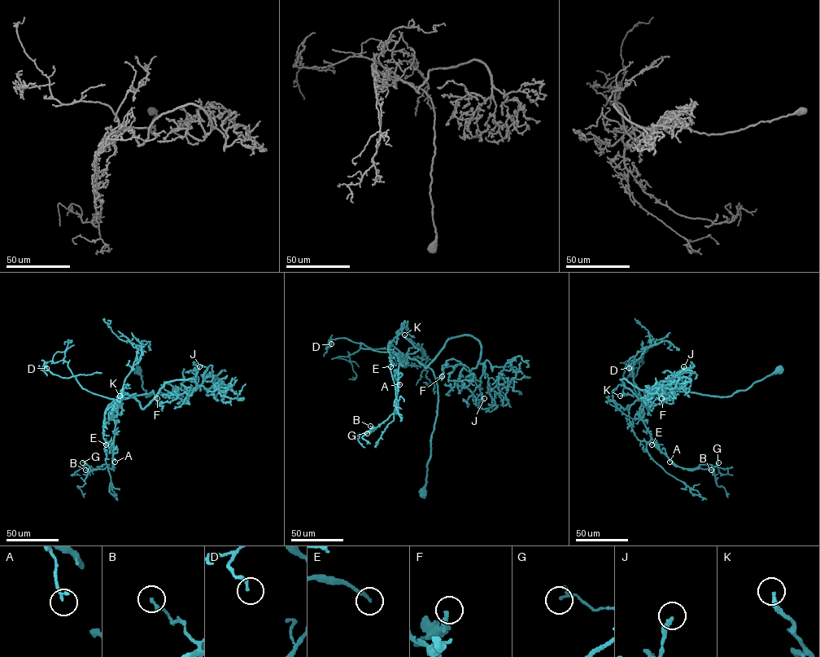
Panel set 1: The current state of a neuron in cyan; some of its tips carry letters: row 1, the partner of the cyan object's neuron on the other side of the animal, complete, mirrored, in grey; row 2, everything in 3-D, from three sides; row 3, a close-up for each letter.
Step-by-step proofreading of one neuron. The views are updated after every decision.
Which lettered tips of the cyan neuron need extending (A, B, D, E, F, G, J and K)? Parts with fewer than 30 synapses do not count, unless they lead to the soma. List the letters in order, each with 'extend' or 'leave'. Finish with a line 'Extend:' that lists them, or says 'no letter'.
A: leave
B: leave
D: leave
E: leave
F: leave
G: leave
J: leave
K: leave
Extend: no letter

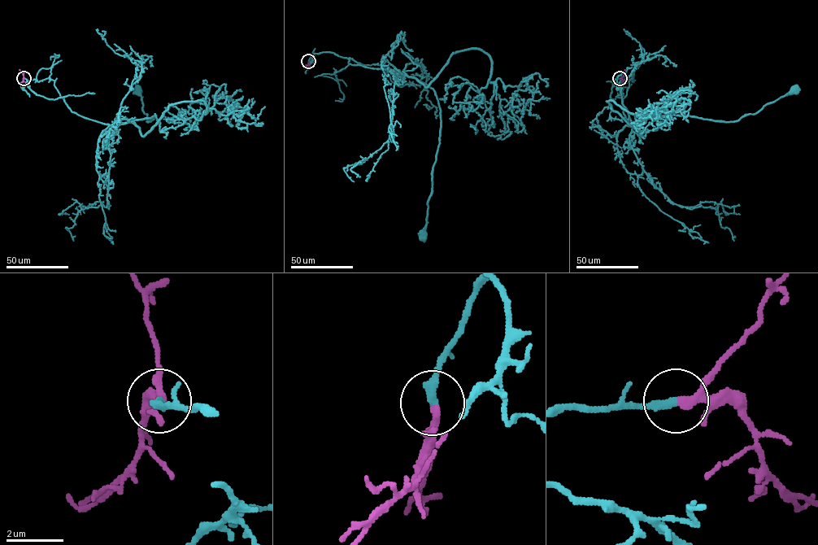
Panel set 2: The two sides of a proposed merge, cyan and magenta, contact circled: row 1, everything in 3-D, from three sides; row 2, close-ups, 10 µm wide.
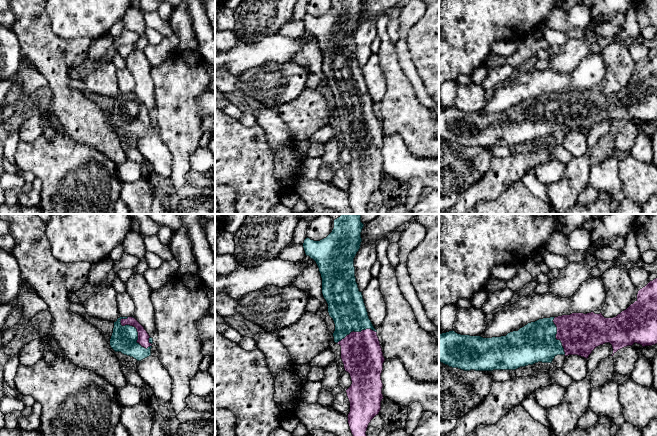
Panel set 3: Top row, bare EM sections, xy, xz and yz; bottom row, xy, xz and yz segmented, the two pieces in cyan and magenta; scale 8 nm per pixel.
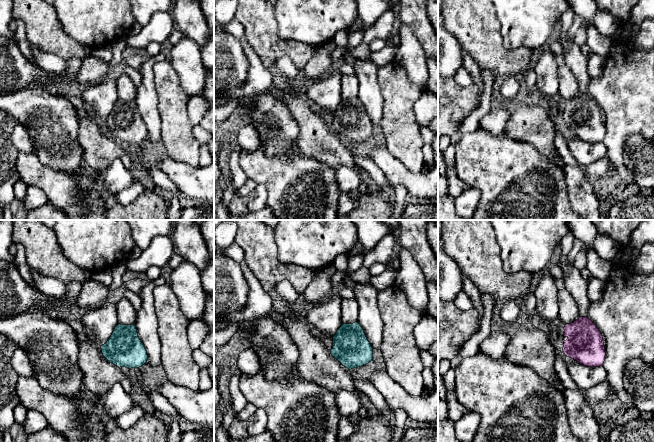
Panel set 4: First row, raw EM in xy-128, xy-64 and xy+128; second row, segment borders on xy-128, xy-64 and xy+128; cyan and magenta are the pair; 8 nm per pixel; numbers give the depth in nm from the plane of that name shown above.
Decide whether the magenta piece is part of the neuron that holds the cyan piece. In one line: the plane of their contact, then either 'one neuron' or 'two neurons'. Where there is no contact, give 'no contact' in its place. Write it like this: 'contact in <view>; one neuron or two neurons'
contact in xy; one neuron

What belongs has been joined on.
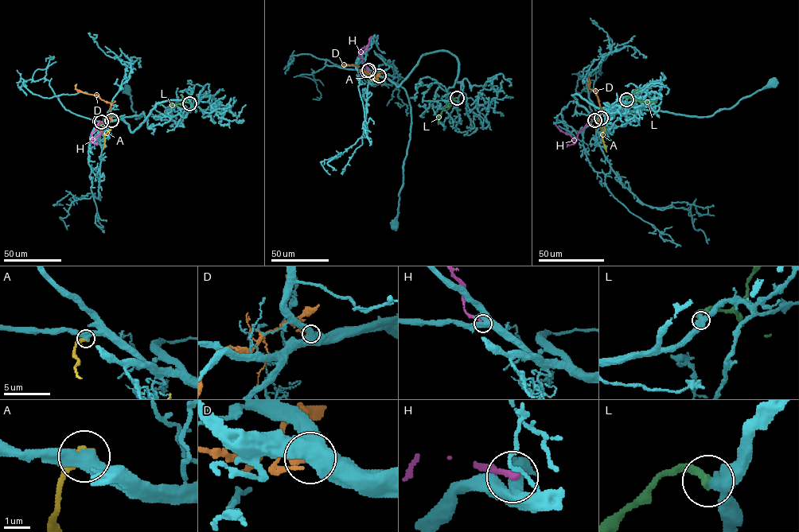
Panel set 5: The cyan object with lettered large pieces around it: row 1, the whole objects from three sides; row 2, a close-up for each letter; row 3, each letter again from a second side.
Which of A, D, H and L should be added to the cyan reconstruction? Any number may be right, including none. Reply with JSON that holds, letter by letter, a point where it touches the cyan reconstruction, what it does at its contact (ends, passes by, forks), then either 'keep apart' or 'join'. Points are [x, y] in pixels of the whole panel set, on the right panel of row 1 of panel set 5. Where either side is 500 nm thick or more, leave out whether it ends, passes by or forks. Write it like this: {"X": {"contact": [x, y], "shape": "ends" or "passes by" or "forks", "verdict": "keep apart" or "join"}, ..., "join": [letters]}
{"A": {"contact": [595, 119], "verdict": "keep apart"}, "D": {"contact": [601, 118], "verdict": "keep apart"}, "H": {"contact": [594, 120], "shape": "ends", "verdict": "keep apart"}, "L": {"contact": [626, 99], "shape": "ends", "verdict": "join"}, "join": ["L"]}

